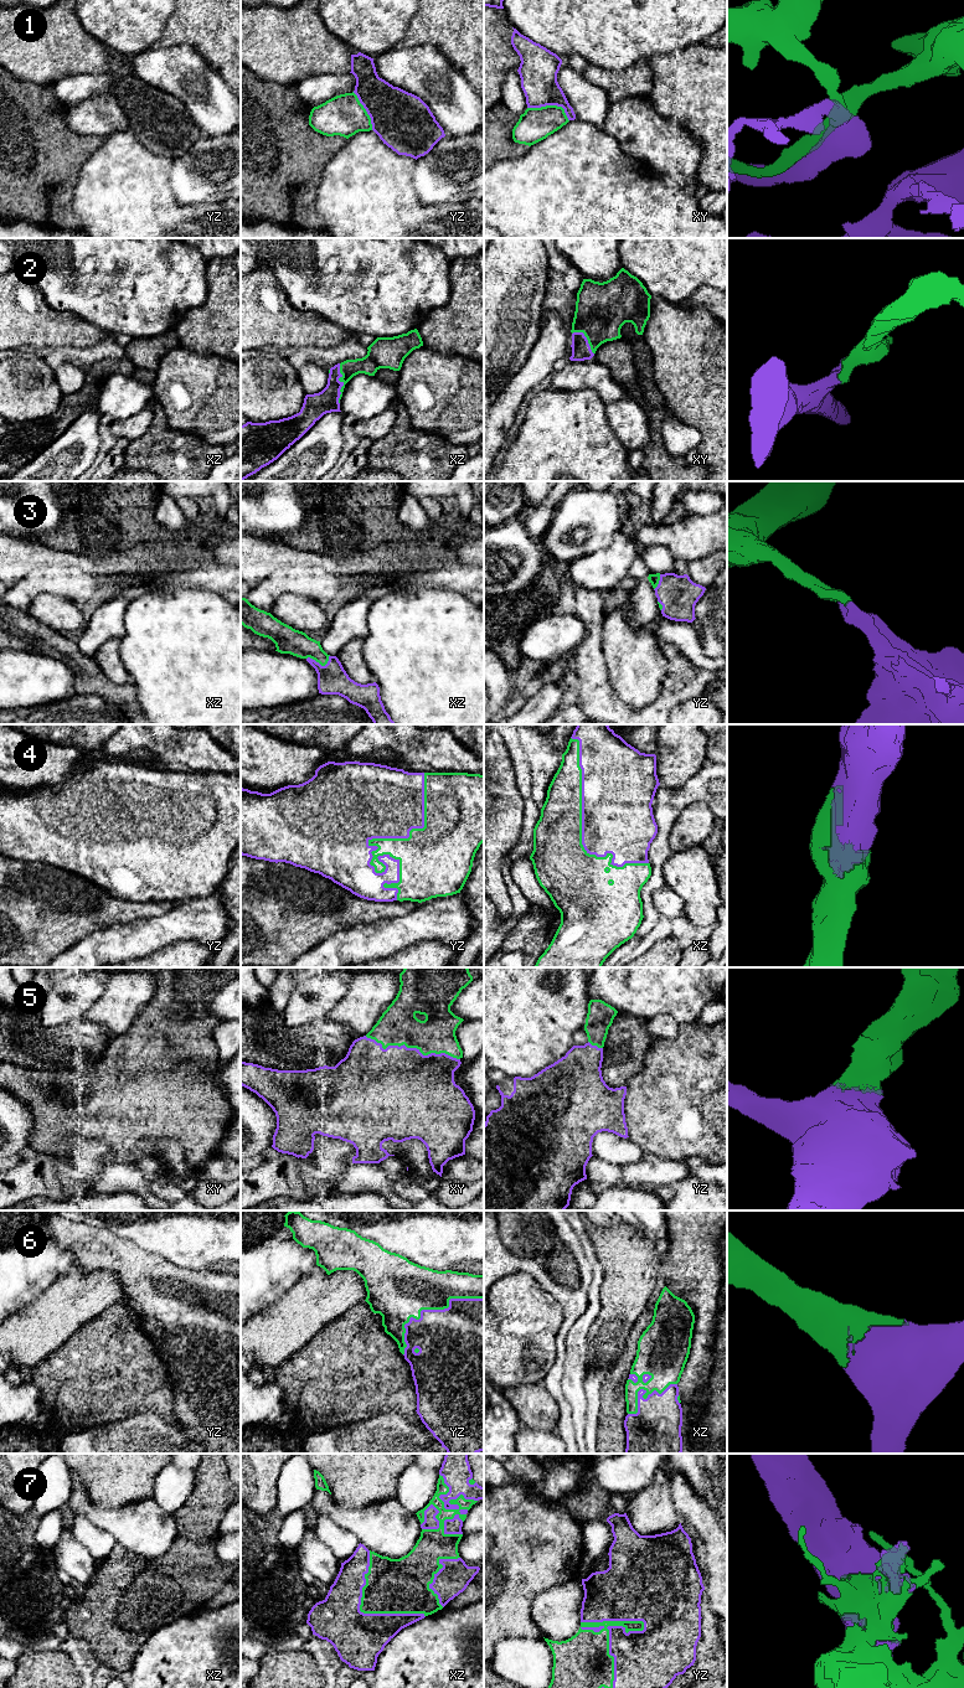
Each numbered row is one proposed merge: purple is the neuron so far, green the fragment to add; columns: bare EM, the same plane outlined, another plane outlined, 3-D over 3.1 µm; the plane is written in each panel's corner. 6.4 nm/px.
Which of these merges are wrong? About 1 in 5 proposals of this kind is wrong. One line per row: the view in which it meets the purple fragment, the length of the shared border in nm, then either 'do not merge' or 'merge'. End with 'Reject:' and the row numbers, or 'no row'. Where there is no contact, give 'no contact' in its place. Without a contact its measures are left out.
1: contact in xy; length 280 nm; merge
2: contact in xz; length 260 nm; merge
3: contact in xz; length 150 nm; merge
4: contact in yz; length 850 nm; merge
5: contact in xy; length 650 nm; merge
6: contact in yz; length 650 nm; merge
7: contact in yz; length 480 nm; merge
Reject: no row

